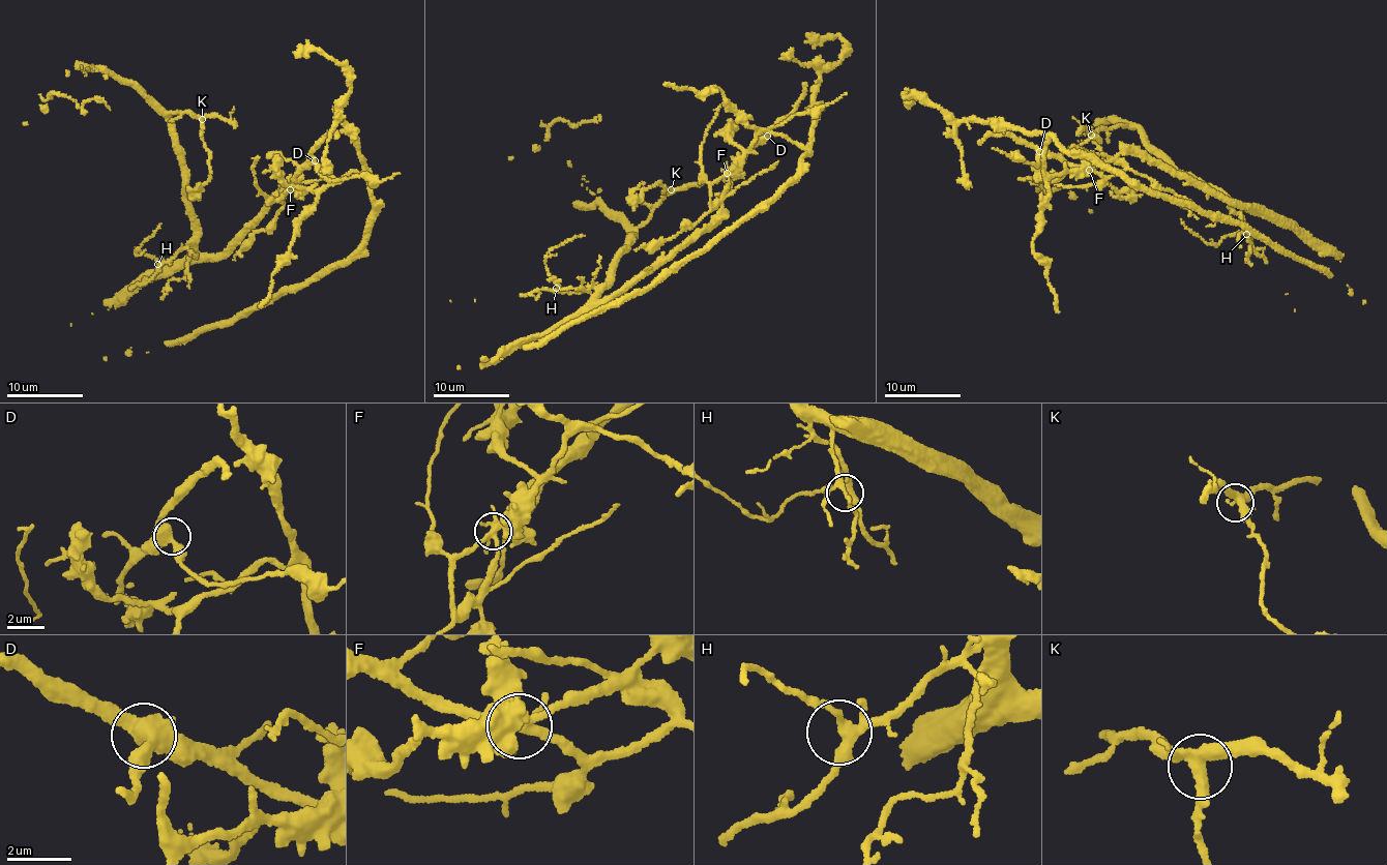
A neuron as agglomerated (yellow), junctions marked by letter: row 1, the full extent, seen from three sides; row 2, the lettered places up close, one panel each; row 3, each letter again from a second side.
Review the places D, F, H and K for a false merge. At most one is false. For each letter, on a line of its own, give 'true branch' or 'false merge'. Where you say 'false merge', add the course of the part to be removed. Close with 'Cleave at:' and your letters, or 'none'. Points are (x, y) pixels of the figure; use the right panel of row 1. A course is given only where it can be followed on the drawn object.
D: true branch
F: false merge | (1090, 170), (1042, 153), (1036, 165), (1022, 161), (1014, 152), (1009, 156), (992, 148)
H: true branch
K: true branch
Cleave at: F

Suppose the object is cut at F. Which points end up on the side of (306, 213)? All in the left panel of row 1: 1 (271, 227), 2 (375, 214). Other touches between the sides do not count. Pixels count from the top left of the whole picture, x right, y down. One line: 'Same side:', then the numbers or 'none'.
Same side: 2

